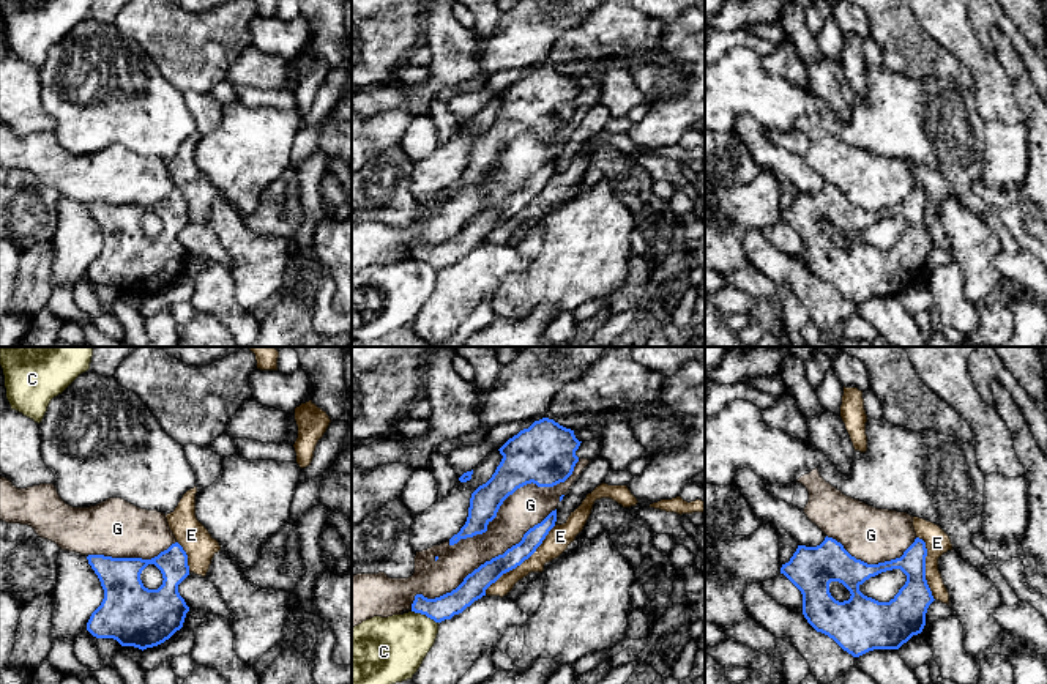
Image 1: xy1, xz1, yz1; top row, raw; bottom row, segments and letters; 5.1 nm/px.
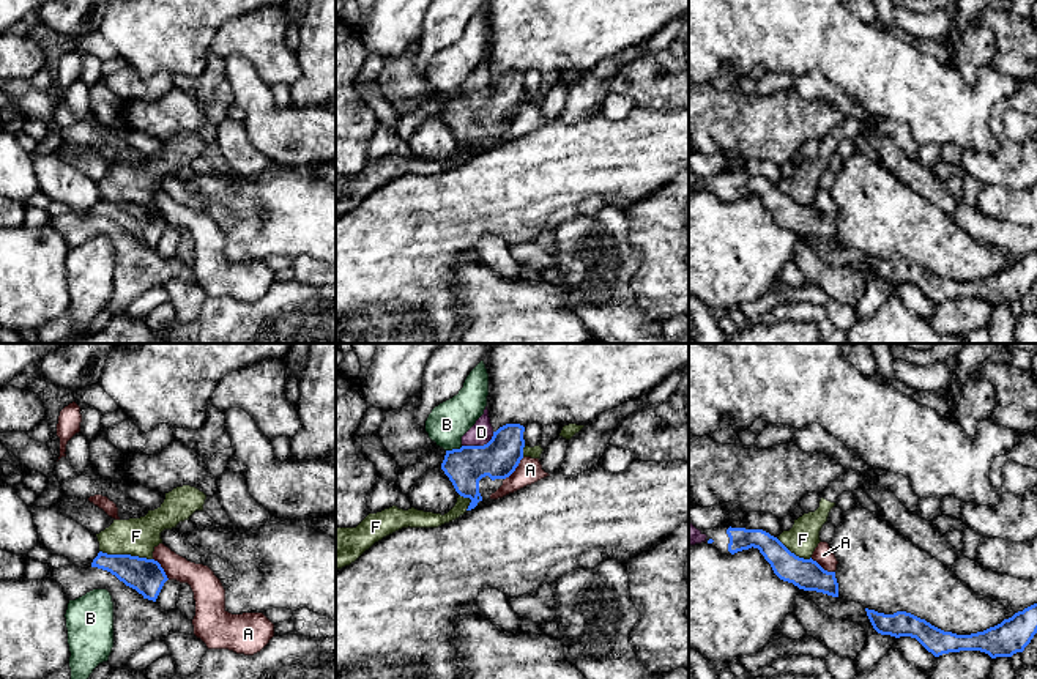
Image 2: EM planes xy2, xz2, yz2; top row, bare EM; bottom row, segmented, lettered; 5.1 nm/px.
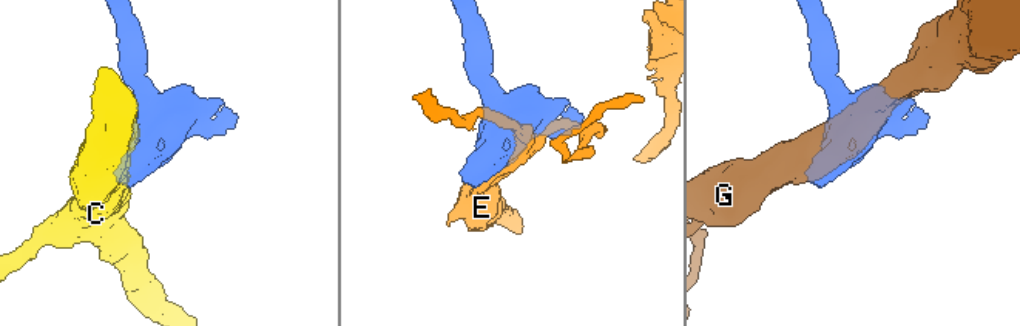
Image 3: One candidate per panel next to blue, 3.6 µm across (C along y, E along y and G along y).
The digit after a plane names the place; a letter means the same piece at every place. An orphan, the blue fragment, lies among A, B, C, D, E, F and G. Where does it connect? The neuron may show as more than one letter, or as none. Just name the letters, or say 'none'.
D

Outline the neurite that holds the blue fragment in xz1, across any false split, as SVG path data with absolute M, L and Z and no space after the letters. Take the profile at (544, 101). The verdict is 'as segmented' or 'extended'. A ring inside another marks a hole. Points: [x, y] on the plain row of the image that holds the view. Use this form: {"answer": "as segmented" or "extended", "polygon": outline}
{"answer": "as segmented", "polygon": "M542 65L509 85L498 98L503 102L492 125L470 145L468 164L449 192L487 178L503 148L527 131L553 134L574 118L582 88L574 77Z"}

